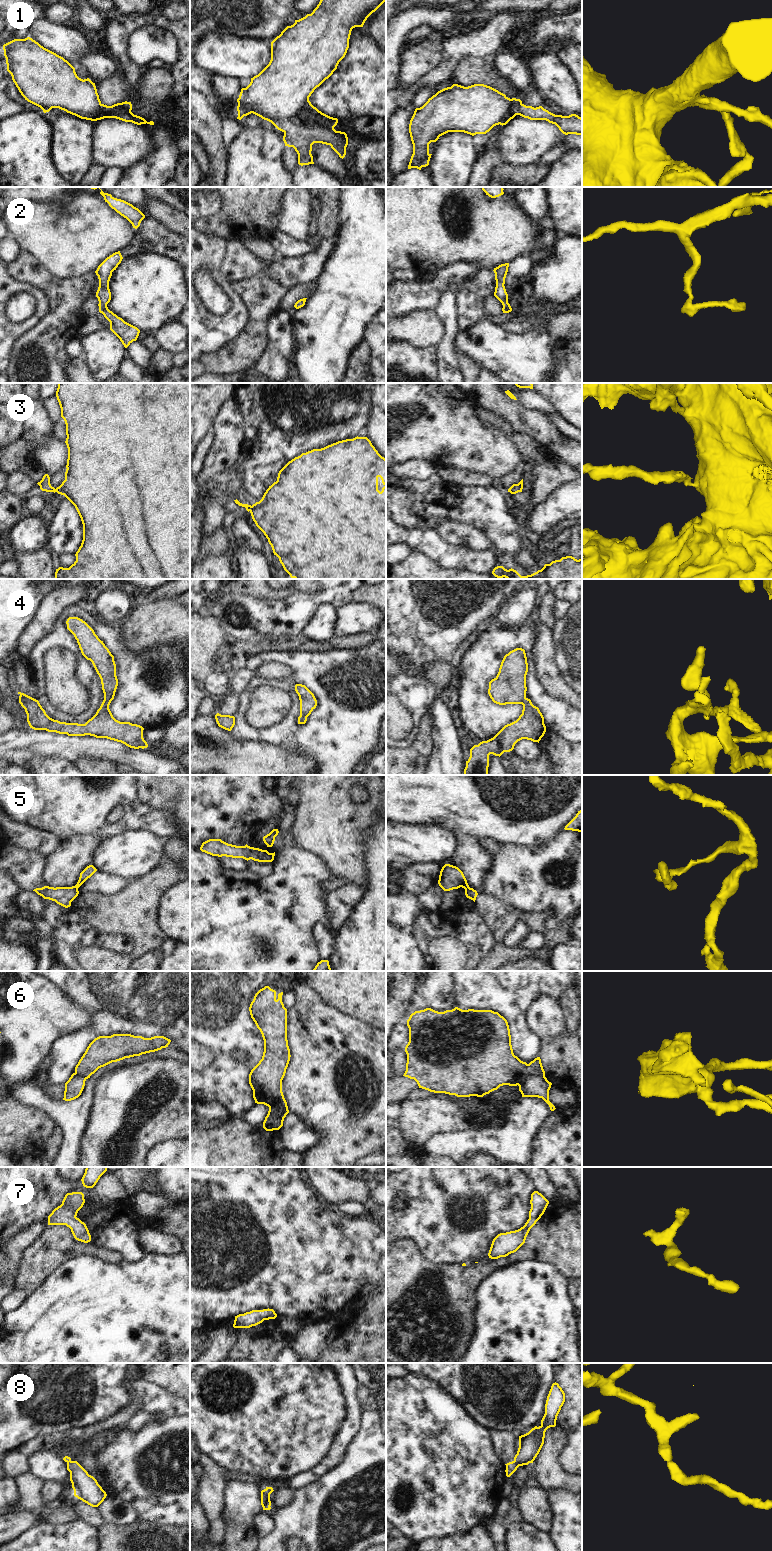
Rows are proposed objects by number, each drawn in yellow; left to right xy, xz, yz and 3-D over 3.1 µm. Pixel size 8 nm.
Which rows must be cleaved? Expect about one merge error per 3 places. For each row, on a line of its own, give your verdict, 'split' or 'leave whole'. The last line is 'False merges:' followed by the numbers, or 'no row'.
1: leave whole
2: leave whole
3: leave whole
4: leave whole
5: split
6: split
7: leave whole
8: leave whole
False merges: 5, 6

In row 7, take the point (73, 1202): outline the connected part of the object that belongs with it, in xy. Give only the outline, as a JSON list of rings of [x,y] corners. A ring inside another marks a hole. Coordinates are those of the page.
[[[82,1192],[67,1193],[62,1204],[48,1216],[48,1225],[66,1225],[71,1229],[76,1240],[84,1243],[90,1242],[91,1235],[86,1224],[76,1217],[84,1203]]]

